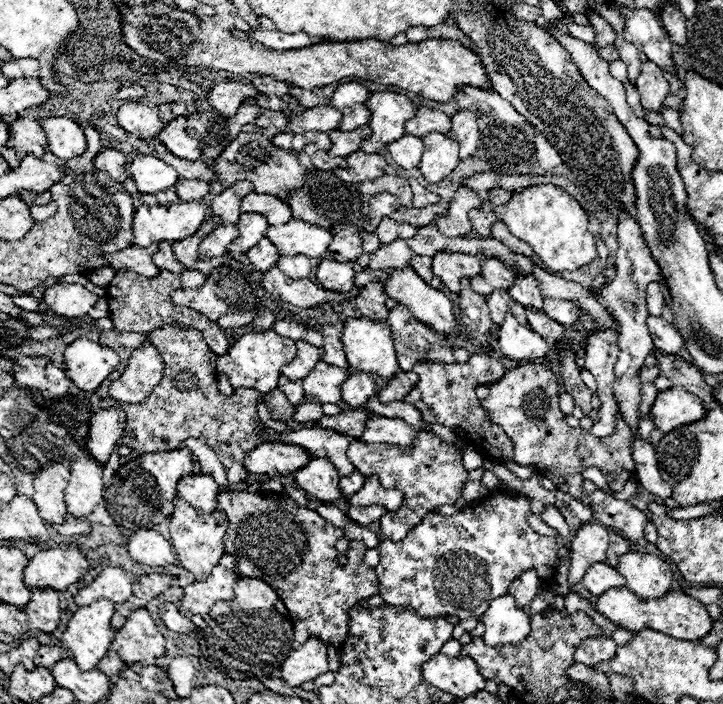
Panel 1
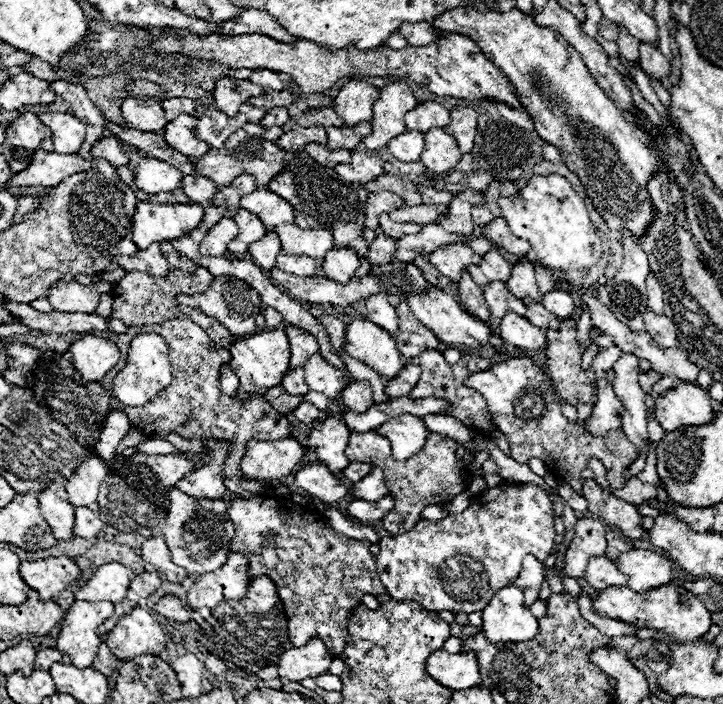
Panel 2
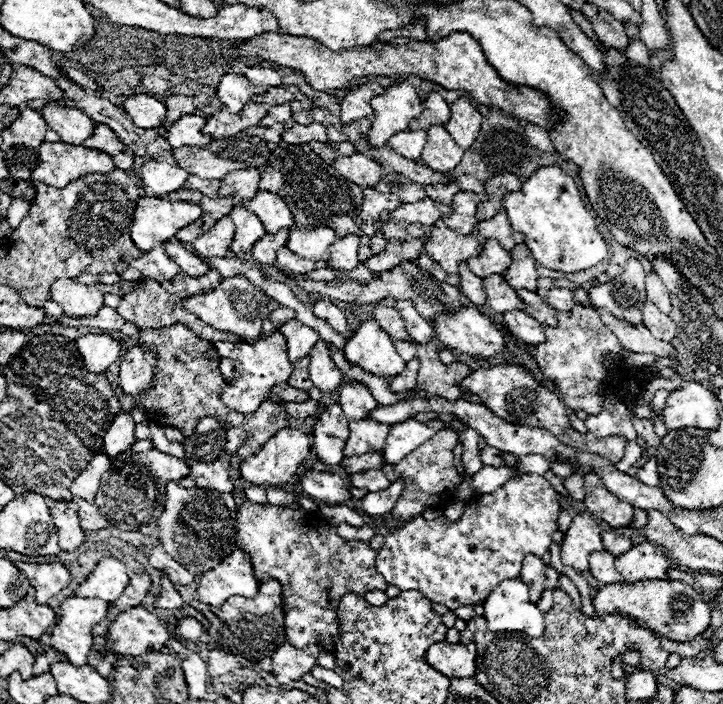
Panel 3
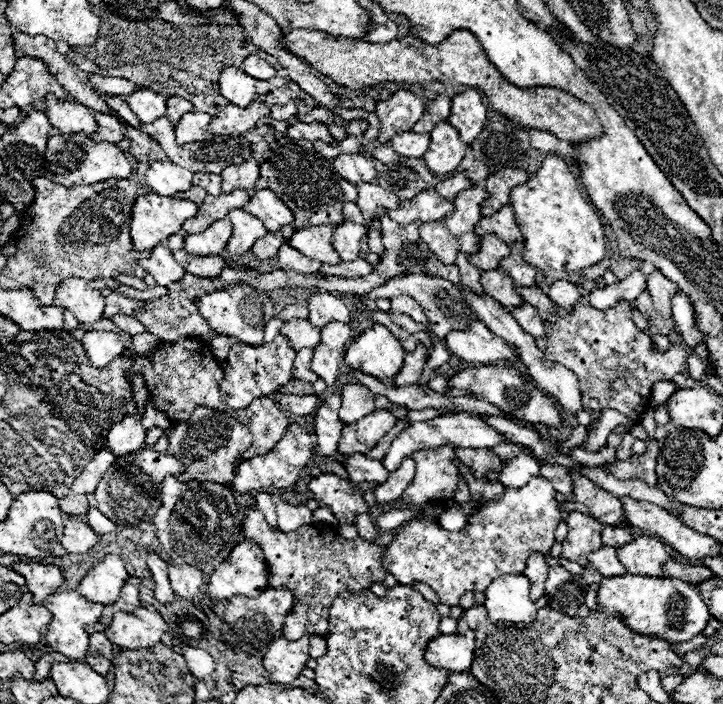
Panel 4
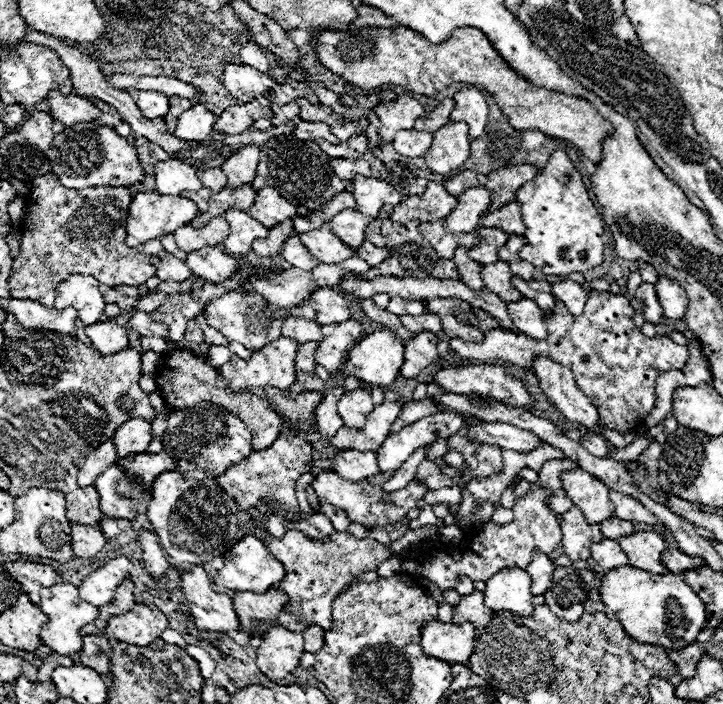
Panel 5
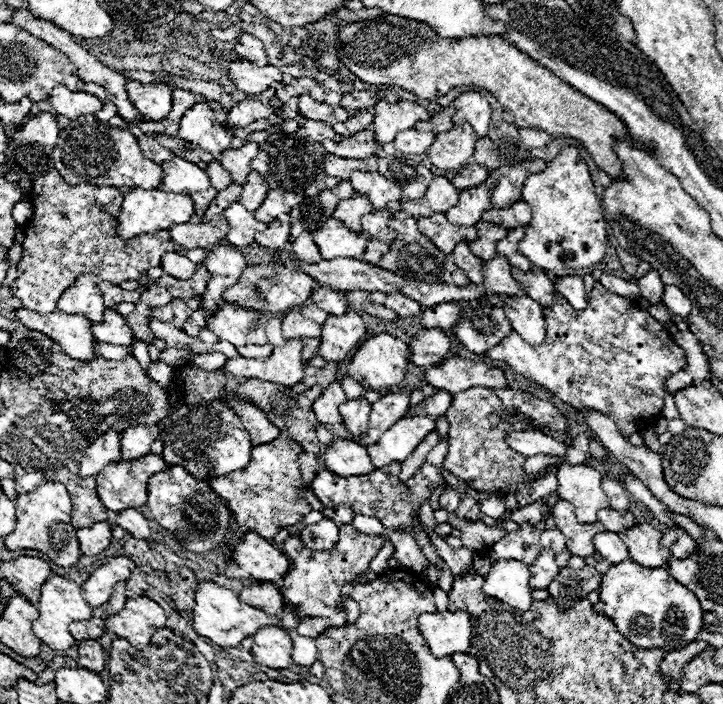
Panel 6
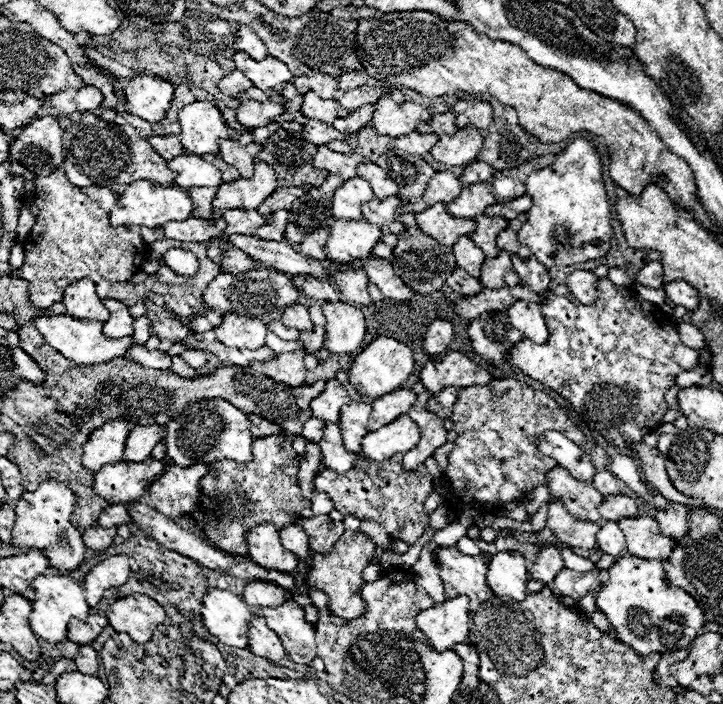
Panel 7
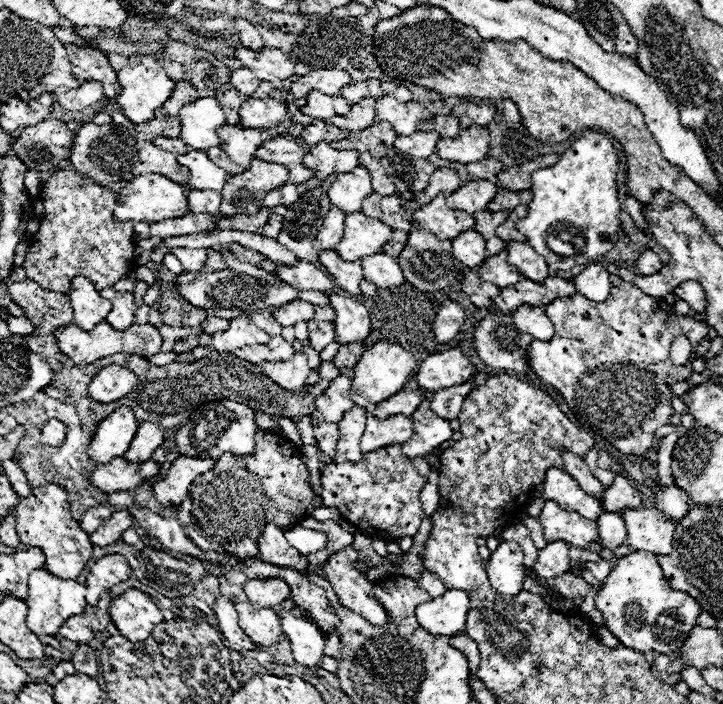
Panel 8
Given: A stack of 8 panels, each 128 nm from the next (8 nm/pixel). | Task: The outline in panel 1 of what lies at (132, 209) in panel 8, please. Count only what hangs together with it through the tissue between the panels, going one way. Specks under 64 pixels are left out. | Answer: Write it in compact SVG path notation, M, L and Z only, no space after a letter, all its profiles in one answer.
M180 202L170 206L136 208L134 214L134 244L140 248L152 242L176 242L192 236L208 216L208 206L198 202Z

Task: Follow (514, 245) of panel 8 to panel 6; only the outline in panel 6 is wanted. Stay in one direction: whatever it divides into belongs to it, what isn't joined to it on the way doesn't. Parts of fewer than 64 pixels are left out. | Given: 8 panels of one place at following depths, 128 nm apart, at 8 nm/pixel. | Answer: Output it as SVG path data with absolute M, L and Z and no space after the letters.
M512 268L512 278L522 286L526 296L534 298L542 306L550 306L554 302L554 284L542 270L524 272L518 268Z

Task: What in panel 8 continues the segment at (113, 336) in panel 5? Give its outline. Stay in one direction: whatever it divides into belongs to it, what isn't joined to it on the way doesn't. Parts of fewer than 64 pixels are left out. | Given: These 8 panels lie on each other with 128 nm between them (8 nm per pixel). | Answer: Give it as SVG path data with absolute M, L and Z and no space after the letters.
M104 288L104 290L100 290L100 294L112 302L112 310L108 314L110 326L116 330L126 330L128 326L132 326L132 316L136 310L134 294L132 292L118 292L114 288Z

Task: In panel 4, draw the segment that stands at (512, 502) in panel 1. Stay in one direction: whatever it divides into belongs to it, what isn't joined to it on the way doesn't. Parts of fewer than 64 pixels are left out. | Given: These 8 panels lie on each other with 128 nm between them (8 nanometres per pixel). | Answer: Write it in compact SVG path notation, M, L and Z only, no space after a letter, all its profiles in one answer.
M534 476L522 488L514 490L508 488L508 492L504 492L504 498L500 502L484 502L482 508L468 520L466 528L462 528L460 532L446 532L444 528L440 528L438 522L430 520L406 522L396 530L394 542L388 544L384 552L384 568L392 572L400 584L410 584L414 580L428 584L444 604L454 606L460 602L460 596L466 590L484 592L490 580L498 578L500 574L522 574L526 568L528 554L532 552L548 554L554 544L554 530L560 522L562 522L562 512L556 502L556 490L546 478Z

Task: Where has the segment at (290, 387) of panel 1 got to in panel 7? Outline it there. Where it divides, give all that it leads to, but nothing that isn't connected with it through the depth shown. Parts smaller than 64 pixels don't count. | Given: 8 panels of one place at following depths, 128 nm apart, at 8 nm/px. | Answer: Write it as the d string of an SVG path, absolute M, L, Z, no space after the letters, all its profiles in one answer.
M314 326L312 330L304 330L304 332L300 332L300 340L304 342L306 352L314 354L314 352L318 352L324 346L326 328L324 326Z

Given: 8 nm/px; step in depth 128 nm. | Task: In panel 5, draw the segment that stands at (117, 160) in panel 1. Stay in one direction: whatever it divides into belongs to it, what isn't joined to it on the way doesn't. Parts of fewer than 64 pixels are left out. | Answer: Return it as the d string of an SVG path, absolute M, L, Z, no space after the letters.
M92 98L92 102L102 110L102 116L98 118L98 122L102 124L102 126L116 126L118 122L120 122L120 114L116 112L116 108L114 106L108 106L106 102L100 102L98 98Z

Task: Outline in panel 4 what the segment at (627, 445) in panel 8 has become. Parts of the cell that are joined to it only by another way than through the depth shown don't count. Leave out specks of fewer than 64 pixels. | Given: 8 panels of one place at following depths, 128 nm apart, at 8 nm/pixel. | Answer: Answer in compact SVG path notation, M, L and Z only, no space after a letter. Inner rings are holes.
M582 296L580 302L572 310L560 308L559 319L556 322L544 322L546 336L543 340L537 340L537 346L542 350L552 362L558 362L566 368L570 368L580 382L580 394L582 394L582 404L584 410L598 420L602 410L612 408L622 412L630 424L638 424L640 418L646 414L650 408L650 394L652 386L656 380L672 380L676 374L686 372L686 358L688 350L684 344L670 344L668 350L660 352L654 348L650 336L640 332L634 322L632 322L632 306L624 300L620 300L614 308L608 310L598 310L590 304L588 296ZM480 320L468 326L468 330L448 334L444 338L444 344L454 356L474 364L488 364L494 360L518 358L518 350L514 352L512 346L504 342L504 338L492 334L488 326L484 326L484 322Z

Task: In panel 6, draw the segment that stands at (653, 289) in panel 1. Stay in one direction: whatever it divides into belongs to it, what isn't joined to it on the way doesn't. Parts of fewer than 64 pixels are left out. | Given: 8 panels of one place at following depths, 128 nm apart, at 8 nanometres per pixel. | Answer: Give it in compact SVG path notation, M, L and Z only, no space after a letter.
M666 284L664 286L664 294L662 294L662 304L672 312L678 314L682 318L686 318L692 310L692 302L682 294L682 290L674 284Z

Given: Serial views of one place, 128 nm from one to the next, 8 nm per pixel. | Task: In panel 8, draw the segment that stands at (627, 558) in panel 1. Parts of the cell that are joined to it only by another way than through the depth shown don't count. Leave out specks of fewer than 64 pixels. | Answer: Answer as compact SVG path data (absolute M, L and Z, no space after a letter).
M656 506L624 508L622 518L628 530L626 544L630 544L634 550L672 554L676 522L664 516L664 512L660 512Z

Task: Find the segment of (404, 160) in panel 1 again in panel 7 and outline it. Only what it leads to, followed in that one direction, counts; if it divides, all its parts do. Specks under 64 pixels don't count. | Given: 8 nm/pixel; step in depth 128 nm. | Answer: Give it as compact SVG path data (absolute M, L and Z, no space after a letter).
M412 132L406 134L404 138L396 138L392 144L396 150L404 150L408 154L414 156L424 156L432 150L432 146L438 142L436 134L420 134L420 132Z

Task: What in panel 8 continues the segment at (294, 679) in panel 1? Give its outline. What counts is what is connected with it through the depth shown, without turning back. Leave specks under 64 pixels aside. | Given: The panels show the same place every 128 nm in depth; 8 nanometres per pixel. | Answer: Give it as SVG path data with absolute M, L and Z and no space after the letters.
M248 600L236 602L236 612L240 616L242 630L256 642L256 646L276 644L280 638L280 616L270 608L254 608Z

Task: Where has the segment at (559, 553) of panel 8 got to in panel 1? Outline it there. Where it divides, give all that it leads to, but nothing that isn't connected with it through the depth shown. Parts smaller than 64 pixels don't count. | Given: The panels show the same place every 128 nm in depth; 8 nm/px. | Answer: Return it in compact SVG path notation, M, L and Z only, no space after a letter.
M526 570L524 574L520 574L520 578L512 582L512 586L508 588L508 594L516 598L516 606L524 608L534 600L534 596L538 594L538 588L540 588L540 576L536 574L536 570Z

